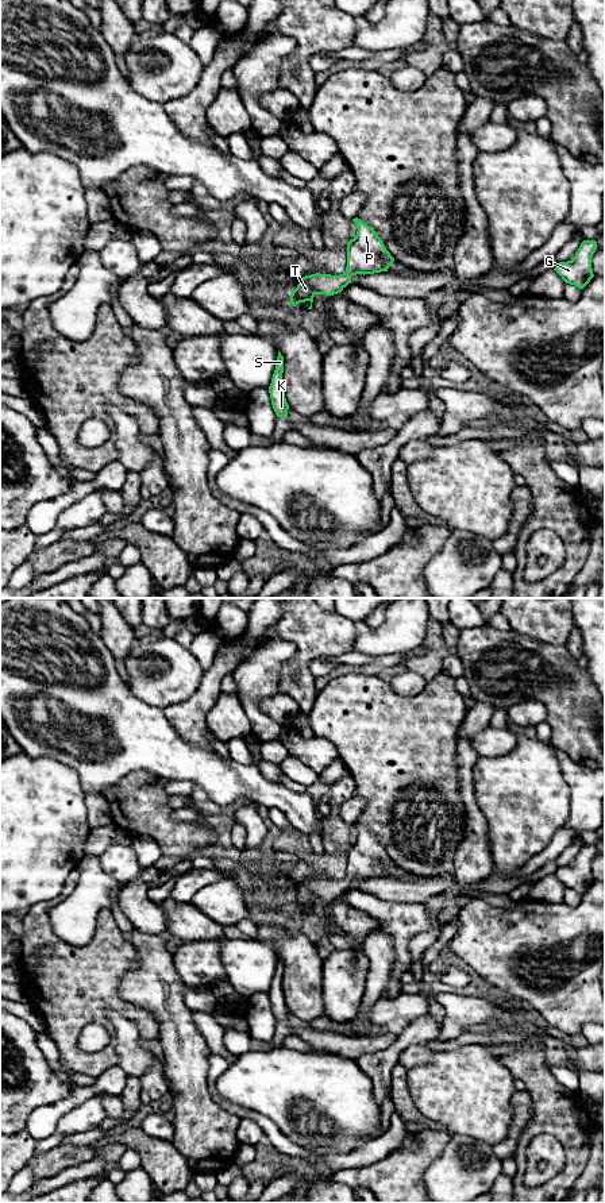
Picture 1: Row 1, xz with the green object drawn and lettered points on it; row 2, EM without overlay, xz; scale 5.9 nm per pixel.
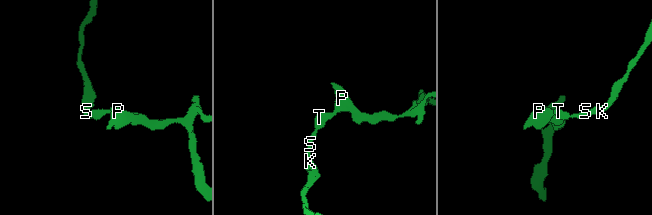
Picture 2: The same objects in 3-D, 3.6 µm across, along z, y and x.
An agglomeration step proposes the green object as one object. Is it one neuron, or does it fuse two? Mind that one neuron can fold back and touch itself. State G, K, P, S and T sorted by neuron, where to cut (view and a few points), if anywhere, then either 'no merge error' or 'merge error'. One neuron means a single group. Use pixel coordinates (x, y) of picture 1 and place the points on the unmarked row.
G K P S T; no cut; no merge error

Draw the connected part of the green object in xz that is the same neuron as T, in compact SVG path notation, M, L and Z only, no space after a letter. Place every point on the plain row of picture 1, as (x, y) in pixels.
M358 822L352 824L352 826L357 829L358 836L355 843L347 848L346 876L340 880L316 878L302 882L289 903L293 911L309 906L311 911L308 914L312 914L316 899L338 899L351 888L352 880L388 876L394 867L394 863L371 832Z

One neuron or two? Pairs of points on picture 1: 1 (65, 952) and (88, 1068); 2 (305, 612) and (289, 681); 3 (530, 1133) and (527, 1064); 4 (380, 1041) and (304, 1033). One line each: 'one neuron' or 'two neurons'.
1: one neuron
2: one neuron
3: one neuron
4: one neuron

